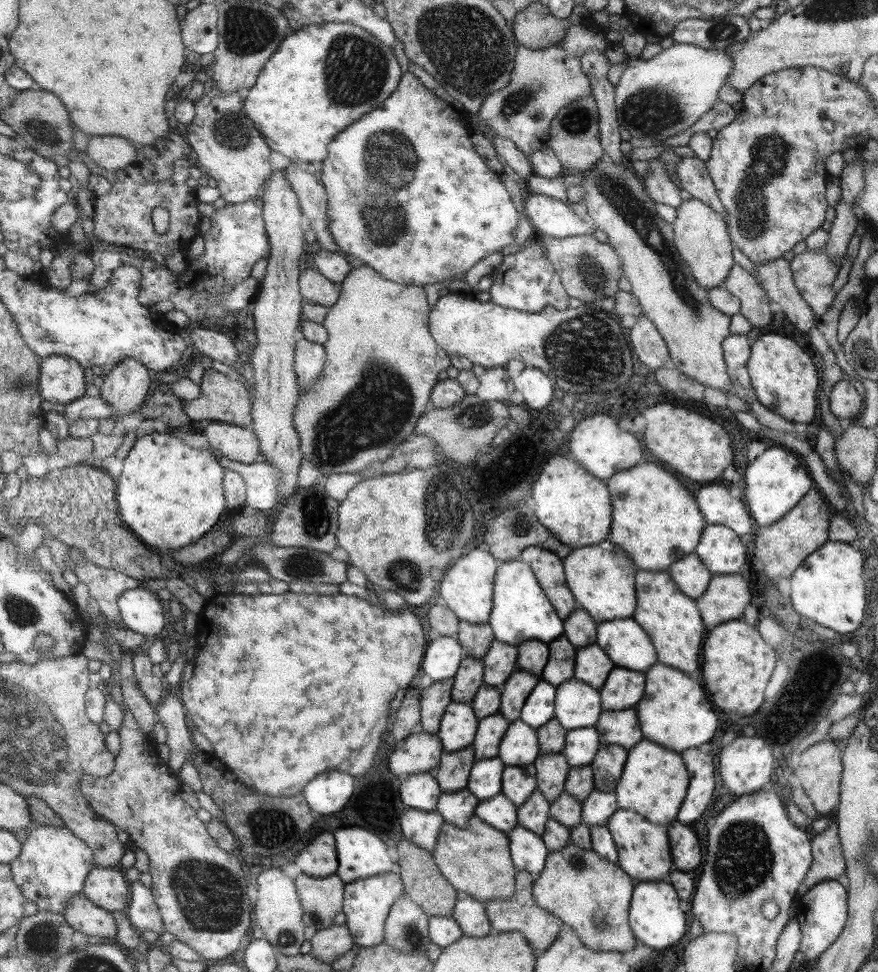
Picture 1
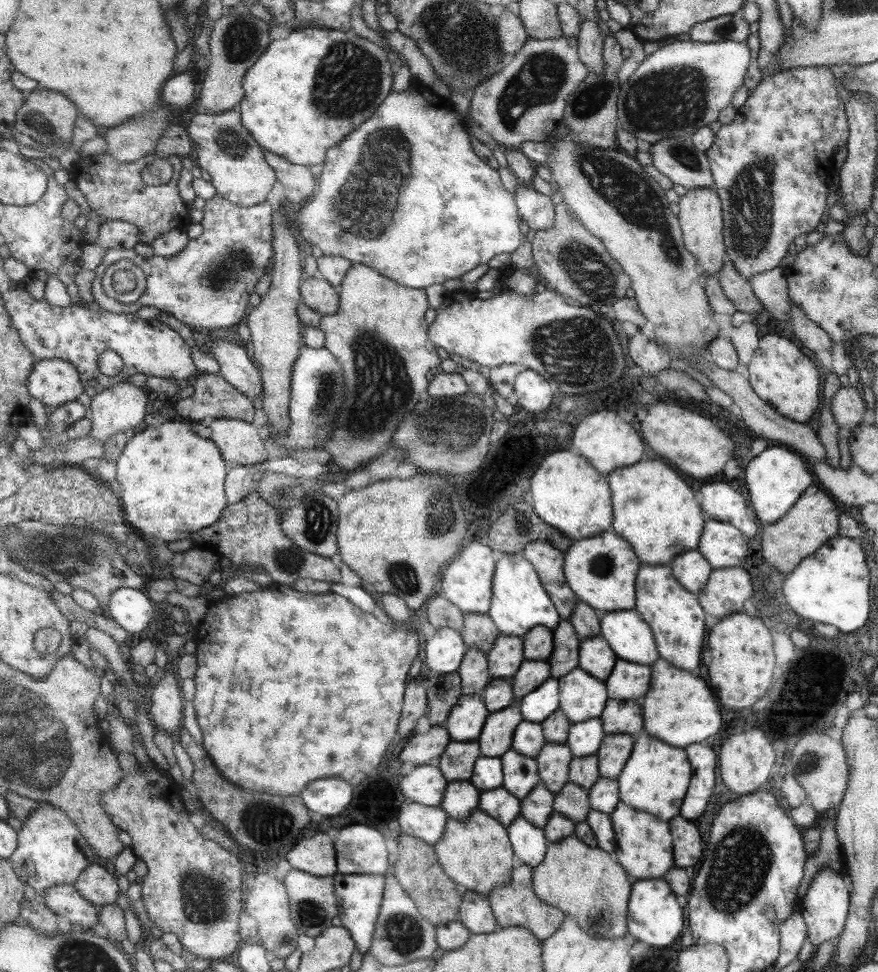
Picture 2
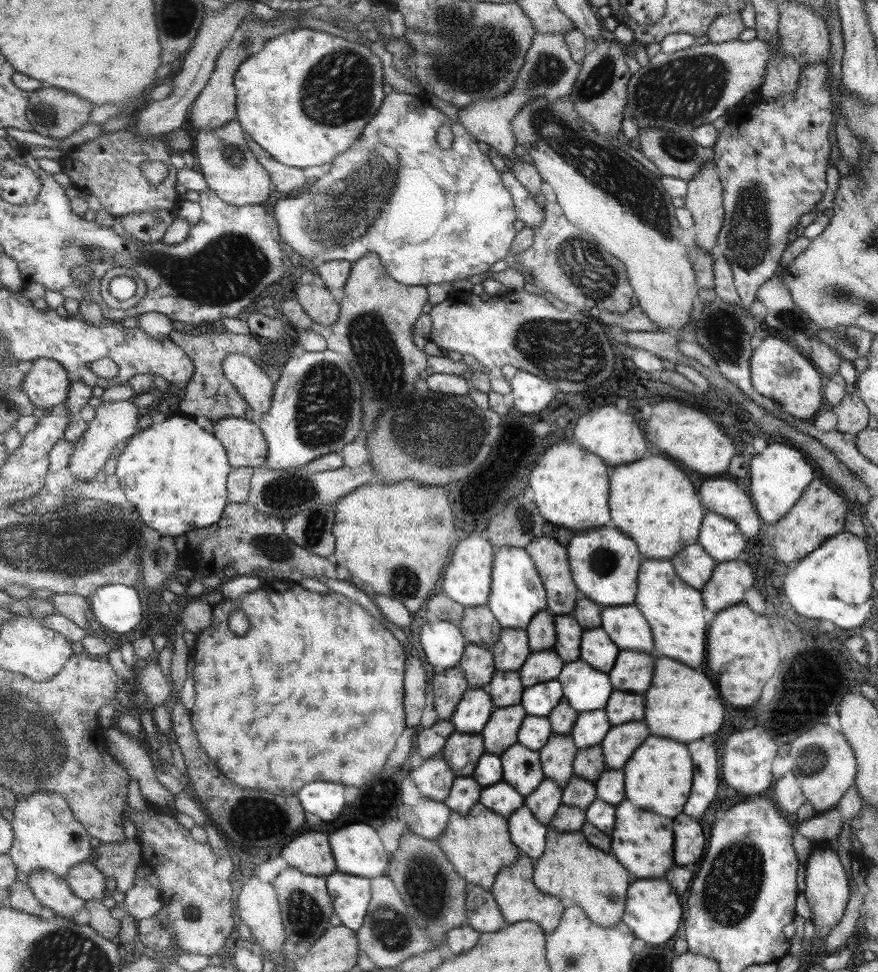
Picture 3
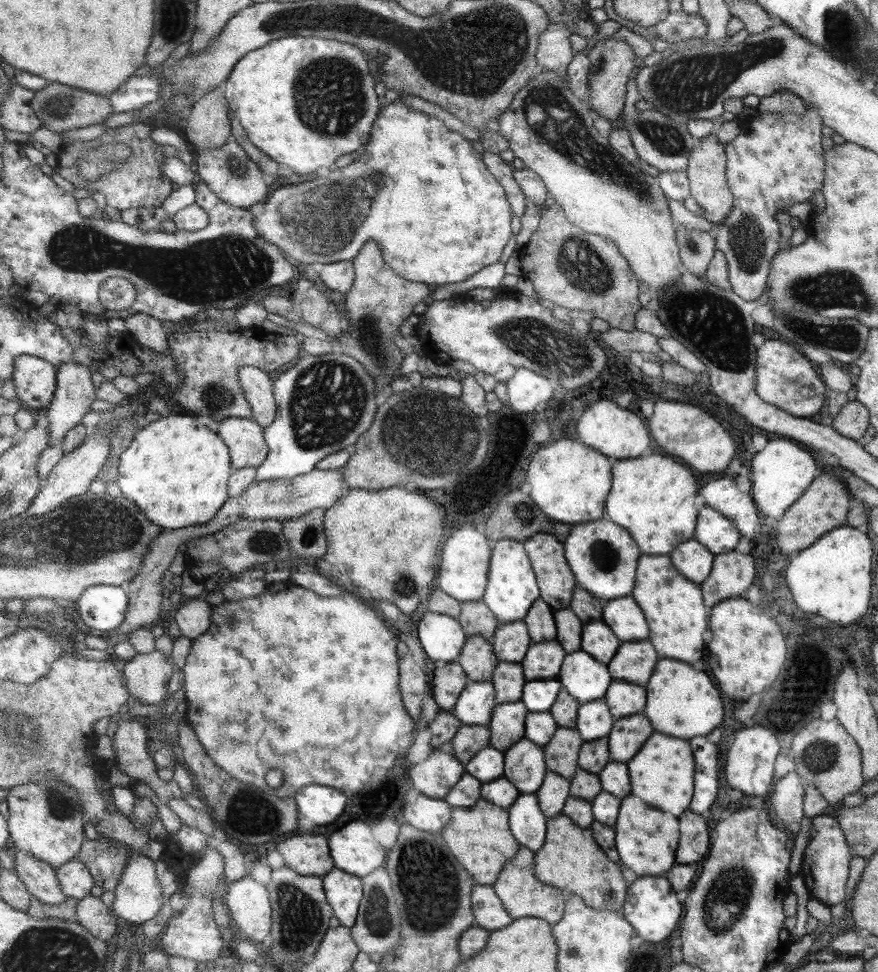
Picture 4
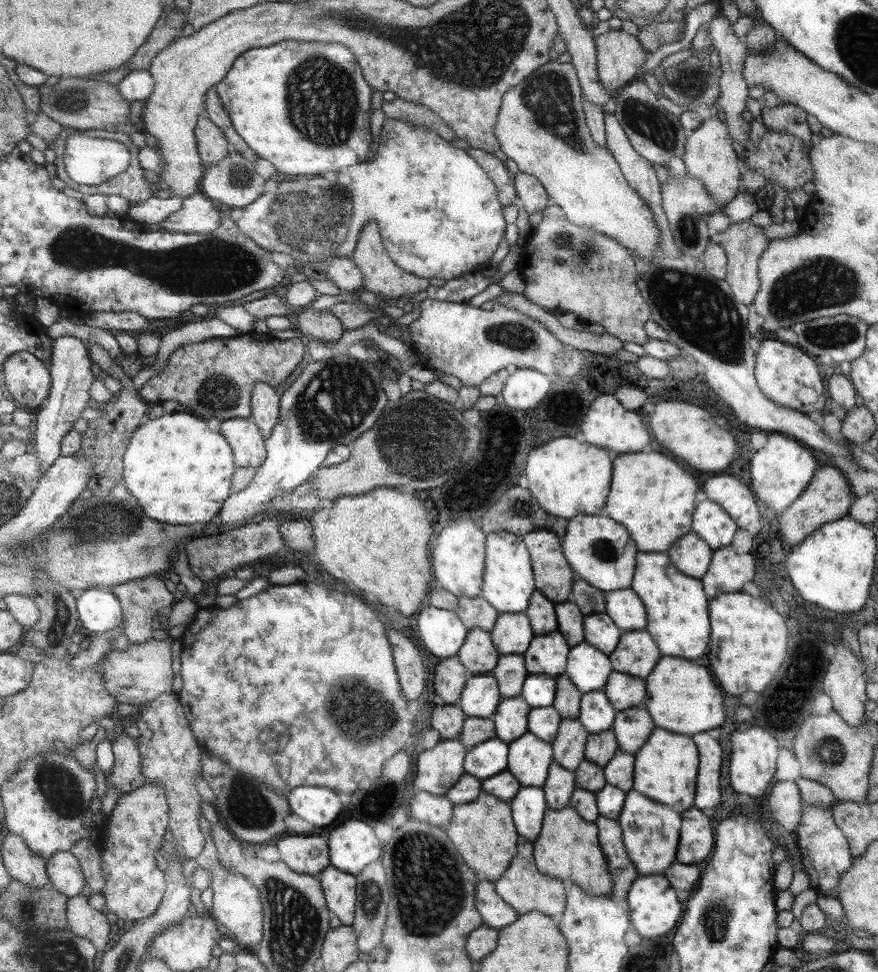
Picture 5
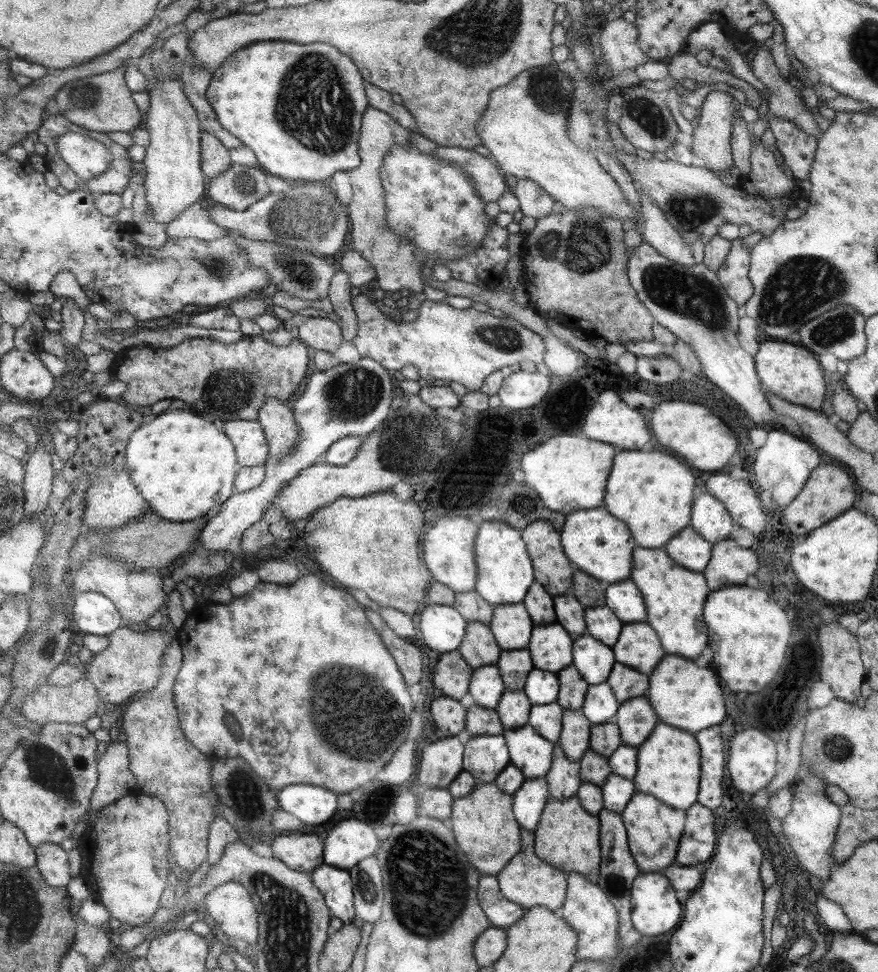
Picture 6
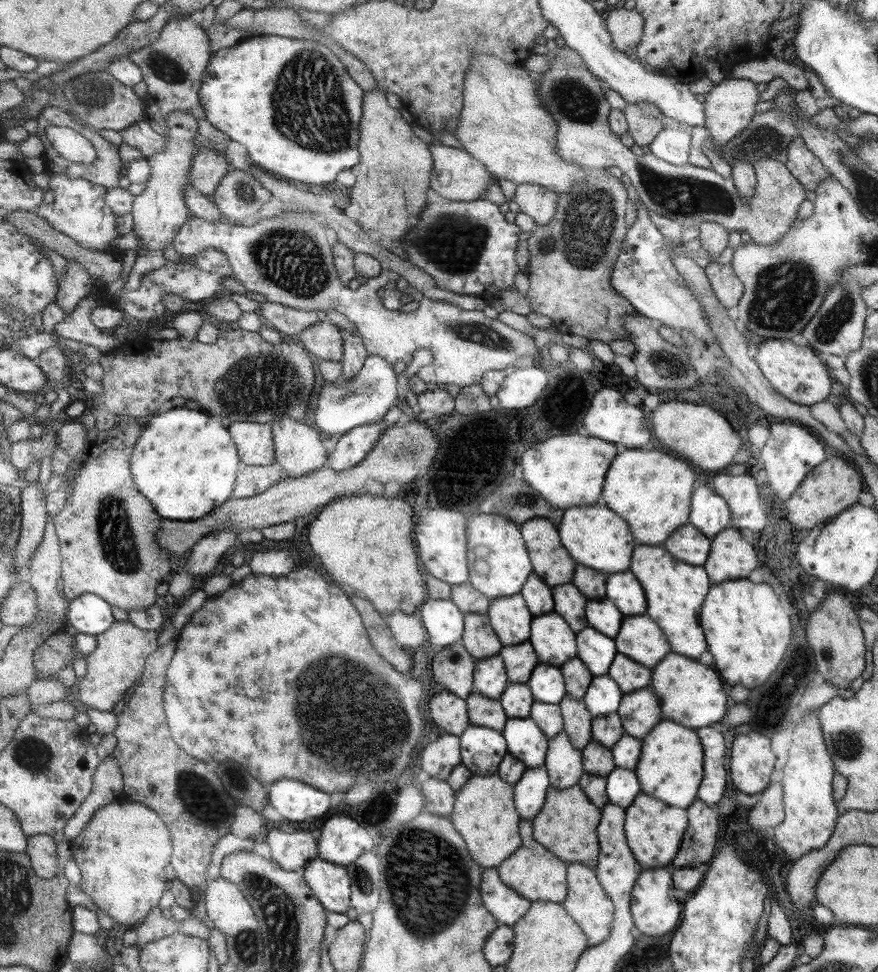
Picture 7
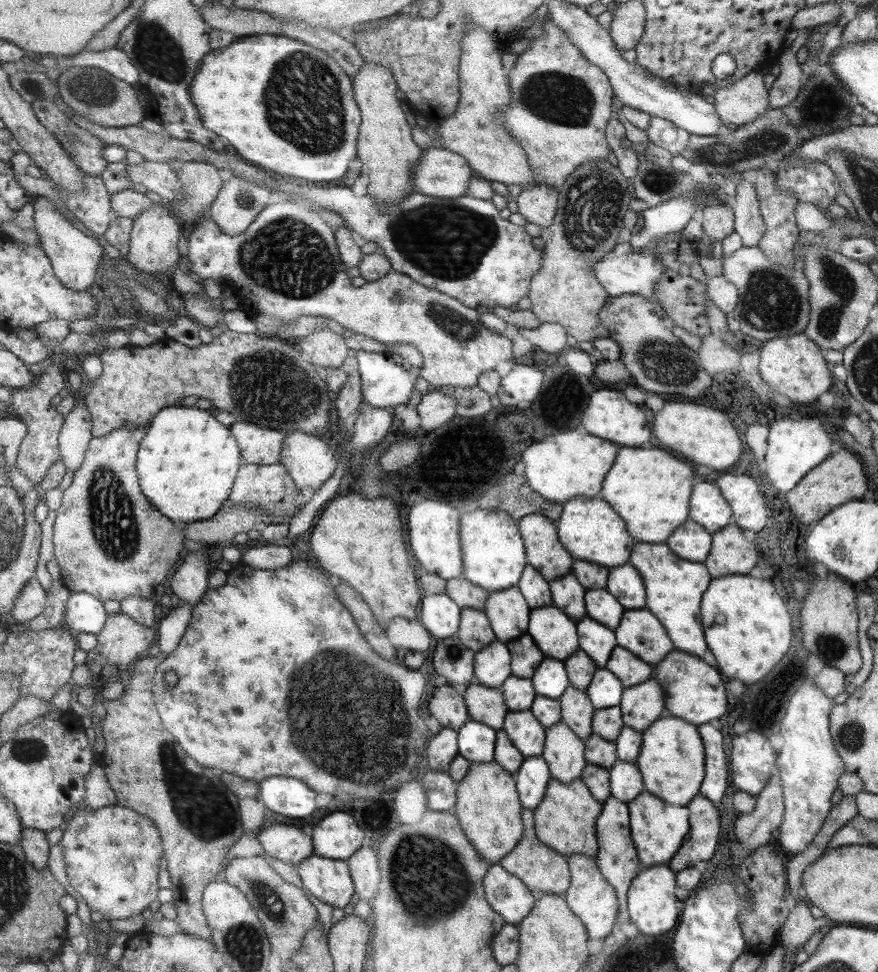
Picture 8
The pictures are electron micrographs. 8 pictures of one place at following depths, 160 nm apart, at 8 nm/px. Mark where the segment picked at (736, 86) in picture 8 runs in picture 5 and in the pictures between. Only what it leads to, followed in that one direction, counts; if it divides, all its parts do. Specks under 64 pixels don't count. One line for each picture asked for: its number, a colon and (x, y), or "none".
5: (708, 156)
6: (711, 141)
7: (729, 106)

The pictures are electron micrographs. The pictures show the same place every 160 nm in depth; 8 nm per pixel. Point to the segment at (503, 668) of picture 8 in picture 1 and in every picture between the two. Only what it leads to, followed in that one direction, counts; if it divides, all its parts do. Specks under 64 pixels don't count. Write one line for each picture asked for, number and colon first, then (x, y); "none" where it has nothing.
1: (459, 728)
2: (466, 723)
3: (473, 713)
4: (477, 703)
5: (482, 696)
6: (488, 686)
7: (491, 678)

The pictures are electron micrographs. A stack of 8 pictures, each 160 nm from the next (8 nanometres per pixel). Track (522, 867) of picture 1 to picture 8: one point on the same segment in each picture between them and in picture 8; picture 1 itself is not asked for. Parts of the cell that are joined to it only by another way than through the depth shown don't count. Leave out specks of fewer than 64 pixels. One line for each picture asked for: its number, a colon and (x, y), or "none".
2: (530, 843)
3: (528, 833)
4: (529, 824)
5: (528, 807)
6: (529, 801)
7: (531, 791)
8: (532, 778)

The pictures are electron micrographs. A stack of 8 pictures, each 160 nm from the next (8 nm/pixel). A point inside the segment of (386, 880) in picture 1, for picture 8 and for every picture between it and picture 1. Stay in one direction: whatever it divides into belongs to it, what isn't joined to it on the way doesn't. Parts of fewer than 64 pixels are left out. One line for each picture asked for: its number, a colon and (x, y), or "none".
2: (360, 896)
3: (351, 895)
4: (345, 891)
5: (341, 888)
6: (336, 884)
7: (332, 883)
8: (331, 881)

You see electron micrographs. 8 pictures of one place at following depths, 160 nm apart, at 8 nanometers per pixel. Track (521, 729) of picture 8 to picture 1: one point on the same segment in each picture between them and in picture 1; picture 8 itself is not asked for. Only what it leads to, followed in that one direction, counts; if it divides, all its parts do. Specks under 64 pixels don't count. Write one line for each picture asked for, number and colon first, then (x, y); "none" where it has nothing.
1: (520, 781)
2: (522, 775)
3: (523, 770)
4: (525, 766)
5: (530, 757)
6: (529, 750)
7: (526, 740)

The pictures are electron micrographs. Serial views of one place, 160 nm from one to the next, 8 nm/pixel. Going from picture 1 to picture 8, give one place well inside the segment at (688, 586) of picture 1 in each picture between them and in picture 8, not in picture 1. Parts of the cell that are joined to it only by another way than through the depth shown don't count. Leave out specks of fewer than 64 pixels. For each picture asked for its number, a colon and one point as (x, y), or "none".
2: (692, 570)
3: (692, 564)
4: (691, 559)
5: (691, 556)
6: (688, 549)
7: (688, 545)
8: (690, 542)

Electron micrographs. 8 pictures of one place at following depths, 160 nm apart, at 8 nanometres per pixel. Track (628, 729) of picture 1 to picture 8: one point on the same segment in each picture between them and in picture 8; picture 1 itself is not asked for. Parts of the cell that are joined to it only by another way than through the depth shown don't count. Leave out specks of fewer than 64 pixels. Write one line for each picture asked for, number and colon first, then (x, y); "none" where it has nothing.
2: (619, 716)
3: (622, 707)
4: (623, 699)
5: (624, 691)
6: (626, 683)
7: (630, 676)
8: (630, 670)

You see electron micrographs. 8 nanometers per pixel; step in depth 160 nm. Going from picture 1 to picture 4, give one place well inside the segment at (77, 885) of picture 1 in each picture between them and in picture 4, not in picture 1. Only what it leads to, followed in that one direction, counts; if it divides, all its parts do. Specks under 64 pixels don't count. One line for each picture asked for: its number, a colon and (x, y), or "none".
2: (52, 850)
3: (48, 836)
4: (46, 818)

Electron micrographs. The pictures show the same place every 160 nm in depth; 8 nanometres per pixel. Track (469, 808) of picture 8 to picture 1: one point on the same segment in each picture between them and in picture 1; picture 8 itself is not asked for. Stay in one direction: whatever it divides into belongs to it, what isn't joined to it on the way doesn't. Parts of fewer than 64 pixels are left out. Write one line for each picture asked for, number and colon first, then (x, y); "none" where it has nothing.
1: (477, 860)
2: (477, 852)
3: (480, 845)
4: (481, 838)
5: (484, 831)
6: (486, 827)
7: (486, 814)

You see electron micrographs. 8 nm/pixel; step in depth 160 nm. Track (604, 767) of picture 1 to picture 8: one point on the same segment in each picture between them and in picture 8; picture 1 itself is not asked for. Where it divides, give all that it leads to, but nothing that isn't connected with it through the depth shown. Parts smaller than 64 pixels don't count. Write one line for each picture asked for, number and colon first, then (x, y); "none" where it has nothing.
2: (613, 753)
3: (618, 744)
4: (626, 737)
5: (632, 726)
6: (635, 719)
7: (639, 710)
8: (640, 704)

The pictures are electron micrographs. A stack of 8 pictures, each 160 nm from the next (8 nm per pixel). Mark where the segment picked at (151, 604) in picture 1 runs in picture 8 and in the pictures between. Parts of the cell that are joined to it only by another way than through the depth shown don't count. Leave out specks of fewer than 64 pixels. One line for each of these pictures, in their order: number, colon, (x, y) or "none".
2: (133, 610)
3: (118, 607)
4: (103, 607)
5: (100, 610)
6: (94, 613)
7: (90, 614)
8: (85, 613)

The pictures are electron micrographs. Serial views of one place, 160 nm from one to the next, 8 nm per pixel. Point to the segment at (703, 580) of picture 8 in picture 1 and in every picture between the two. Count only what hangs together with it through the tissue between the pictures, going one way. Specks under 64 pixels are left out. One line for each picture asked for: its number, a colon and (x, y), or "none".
1: (671, 619)
2: (675, 615)
3: (674, 609)
4: (677, 619)
5: (677, 605)
6: (675, 595)
7: (675, 590)

